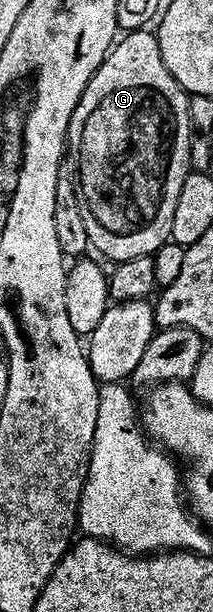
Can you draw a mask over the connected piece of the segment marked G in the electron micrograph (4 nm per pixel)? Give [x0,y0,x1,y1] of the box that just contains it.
[71,29,193,263]

